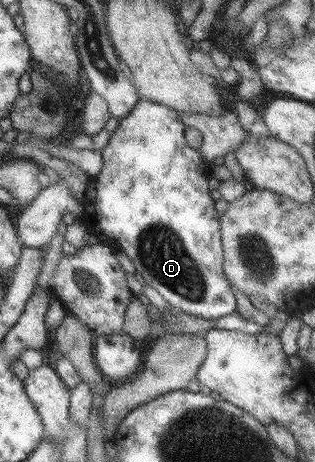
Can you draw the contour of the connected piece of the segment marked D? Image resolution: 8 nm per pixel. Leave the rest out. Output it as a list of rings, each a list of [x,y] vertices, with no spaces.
[[[139,99],[138,103],[132,109],[124,114],[122,119],[117,120],[117,126],[110,133],[110,138],[106,145],[99,150],[101,158],[103,159],[100,173],[93,177],[94,183],[92,187],[86,191],[84,195],[83,209],[84,216],[83,222],[88,225],[90,233],[96,235],[100,242],[107,243],[112,241],[120,247],[128,259],[133,263],[135,272],[142,276],[144,283],[154,288],[158,294],[164,298],[167,305],[178,309],[190,316],[198,318],[216,319],[235,312],[236,303],[234,295],[228,286],[225,275],[222,271],[223,251],[221,246],[221,235],[219,230],[219,217],[216,210],[214,210],[214,200],[210,197],[210,187],[207,184],[208,177],[208,162],[199,154],[198,150],[188,147],[185,142],[183,134],[185,126],[178,119],[177,111],[164,107],[154,101],[146,101],[146,99]]]

